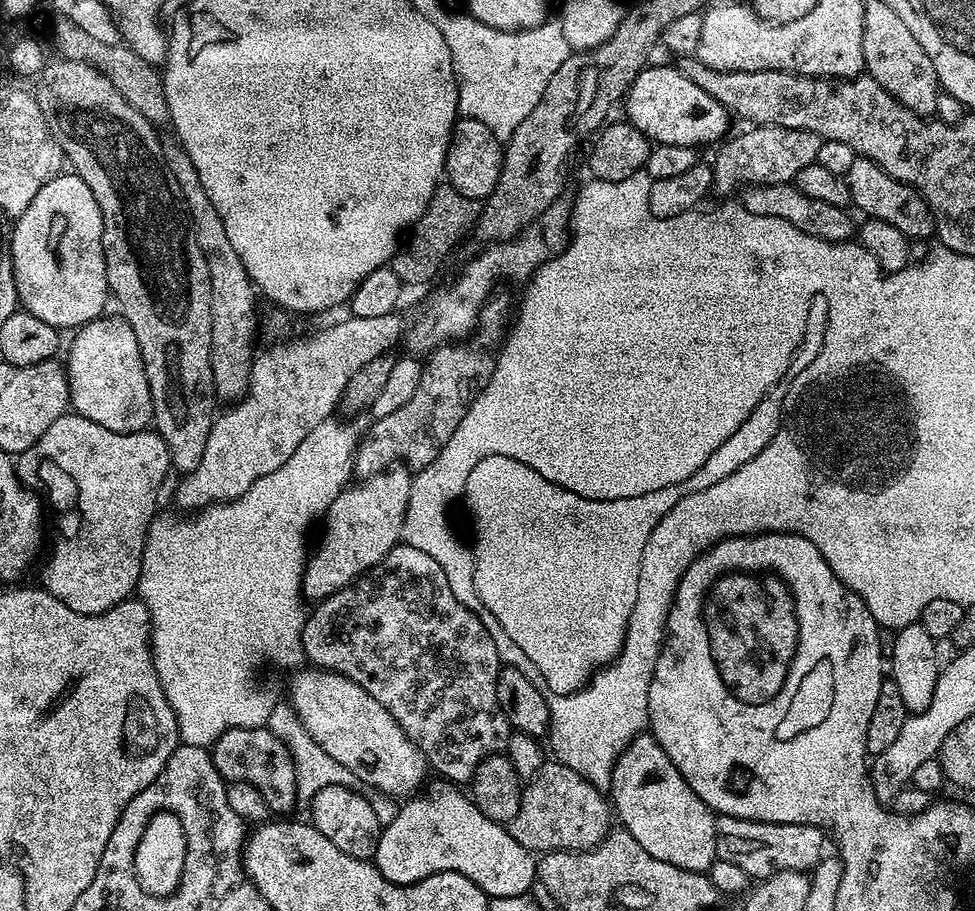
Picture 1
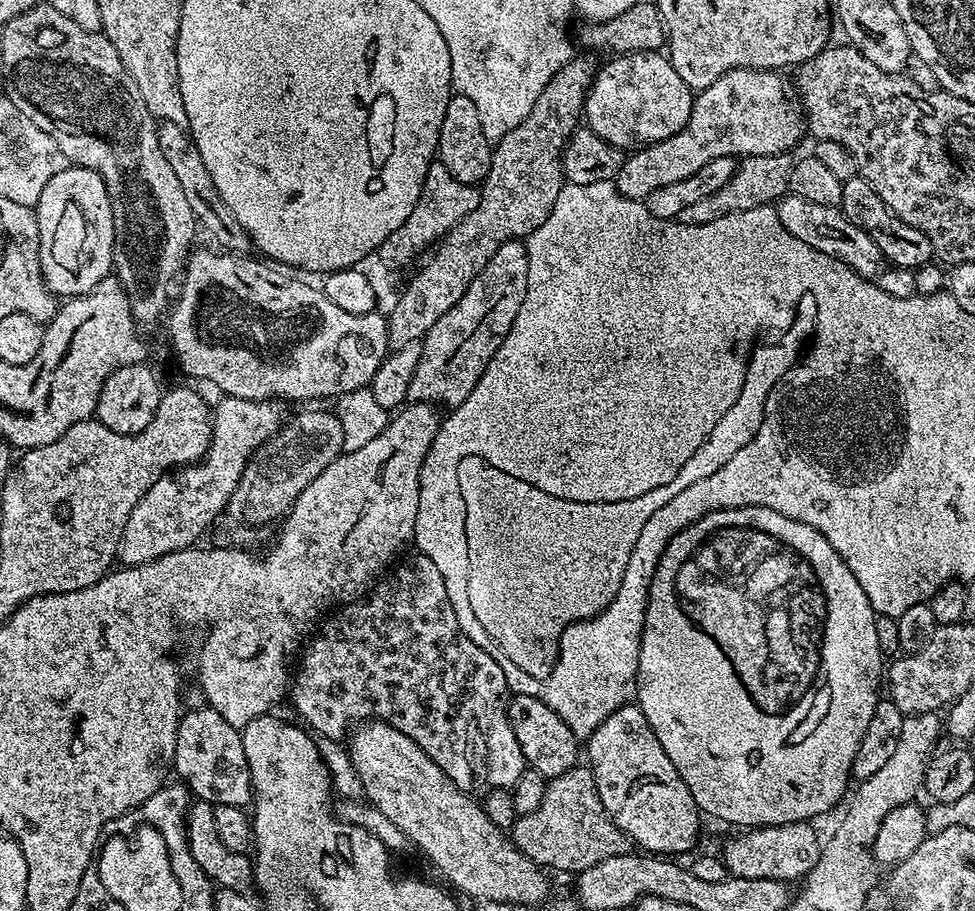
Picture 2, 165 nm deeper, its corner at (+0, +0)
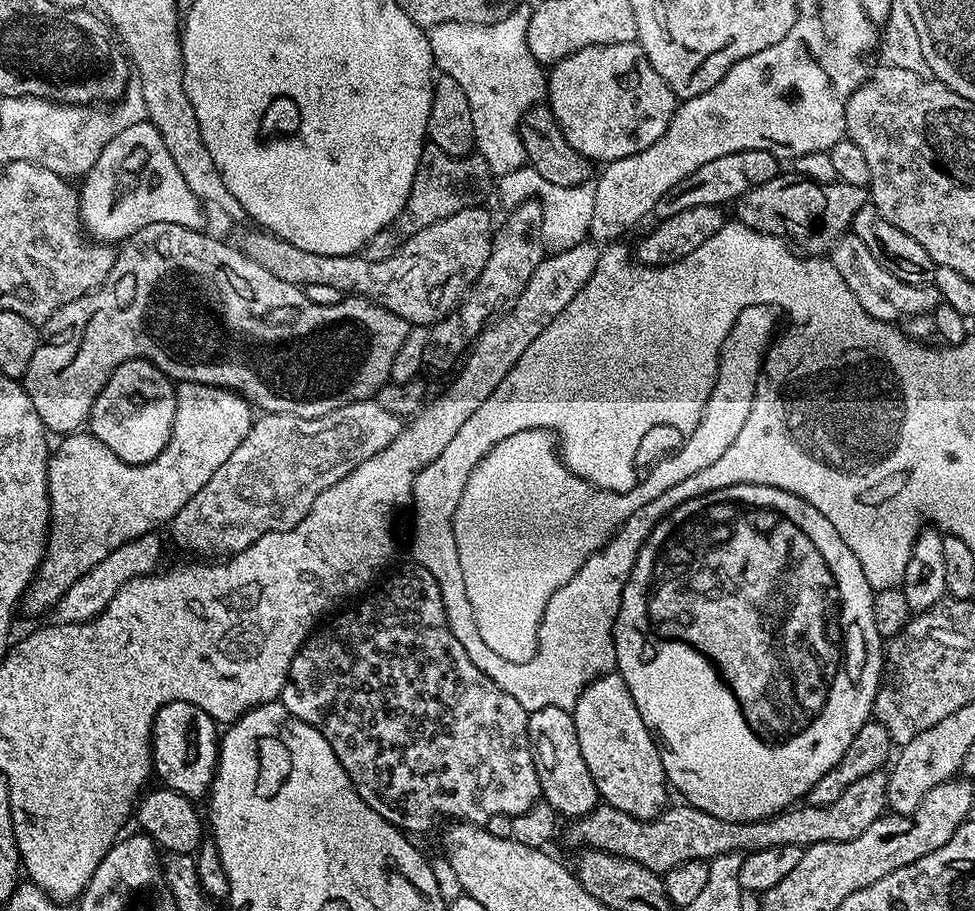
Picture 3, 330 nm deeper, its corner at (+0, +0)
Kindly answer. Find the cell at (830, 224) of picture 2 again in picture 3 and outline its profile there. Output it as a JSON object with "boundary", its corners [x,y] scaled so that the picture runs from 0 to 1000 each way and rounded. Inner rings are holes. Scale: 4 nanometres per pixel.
{"boundary":[[[867,257],[853,269],[851,286],[859,296],[859,301],[872,314],[872,323],[880,327],[880,336],[892,345],[892,349],[908,353],[926,353],[931,348],[946,346],[948,344],[959,344],[960,337],[965,337],[966,330],[959,311],[955,312],[934,312],[925,310],[922,301],[910,294],[892,274],[888,274],[888,269],[884,261],[873,257]]]}

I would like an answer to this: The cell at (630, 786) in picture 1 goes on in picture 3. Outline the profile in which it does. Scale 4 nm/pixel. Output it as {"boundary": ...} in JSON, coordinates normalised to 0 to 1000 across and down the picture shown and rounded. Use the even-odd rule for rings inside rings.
{"boundary":[[[629,735],[602,751],[586,783],[589,801],[593,801],[593,819],[597,819],[597,832],[601,832],[601,845],[605,845],[605,854],[609,854],[616,879],[655,900],[673,899],[686,881],[685,852],[679,841],[677,820],[663,793],[658,793],[658,784],[654,784],[654,775],[650,775],[650,766],[636,739]]]}

